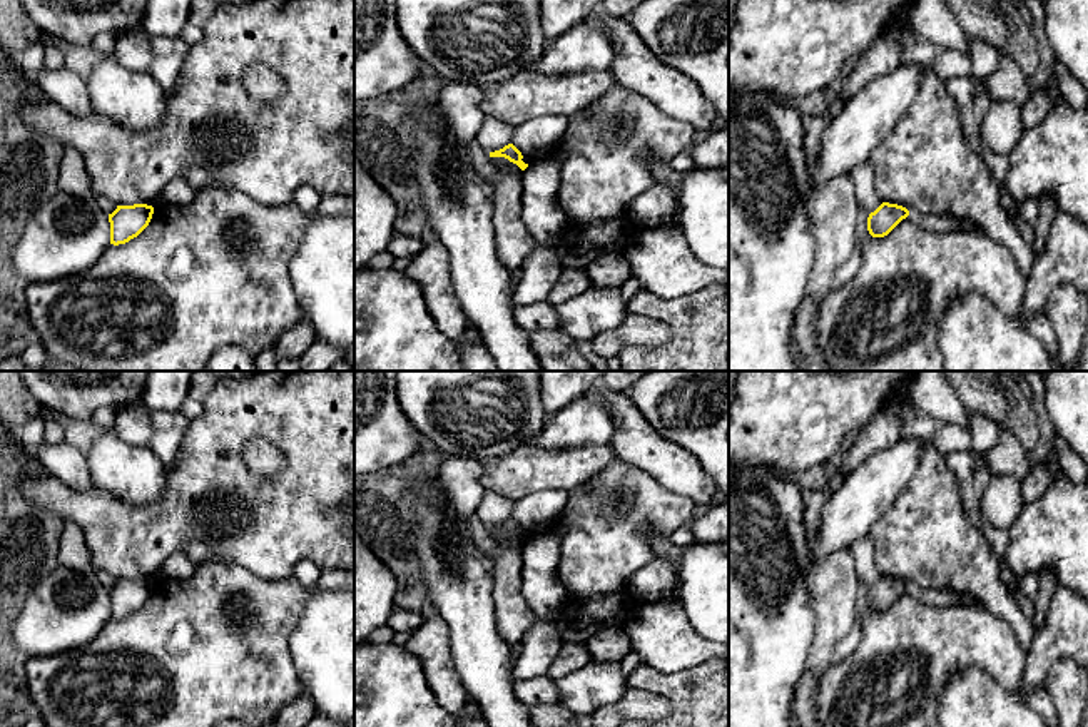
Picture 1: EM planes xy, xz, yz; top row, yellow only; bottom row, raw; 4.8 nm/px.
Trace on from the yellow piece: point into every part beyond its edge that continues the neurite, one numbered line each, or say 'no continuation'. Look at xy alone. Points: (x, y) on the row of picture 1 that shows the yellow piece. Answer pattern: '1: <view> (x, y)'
no continuation

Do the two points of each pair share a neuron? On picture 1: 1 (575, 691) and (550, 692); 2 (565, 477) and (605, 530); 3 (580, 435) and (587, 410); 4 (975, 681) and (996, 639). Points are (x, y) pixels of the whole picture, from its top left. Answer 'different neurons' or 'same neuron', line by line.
1: different neurons
2: different neurons
3: same neuron
4: different neurons

